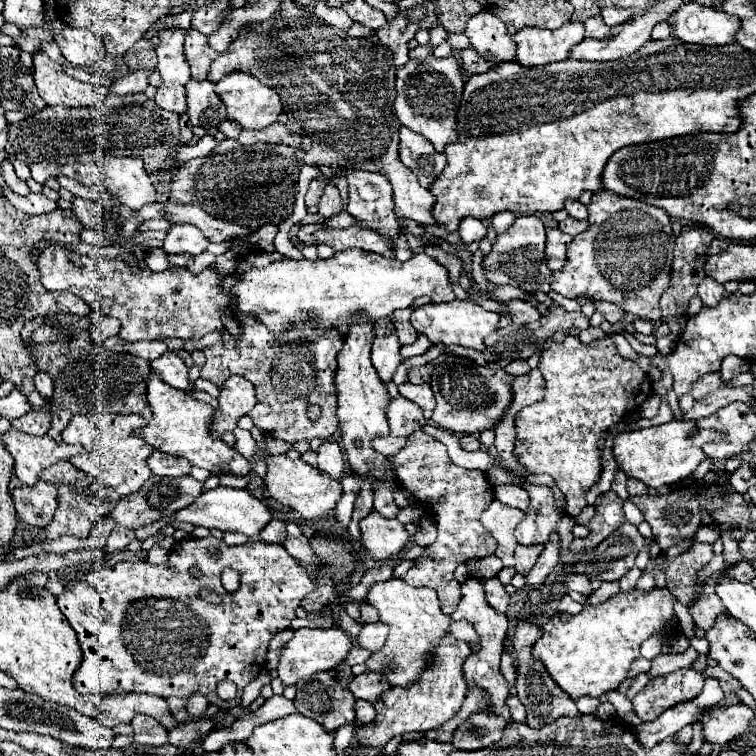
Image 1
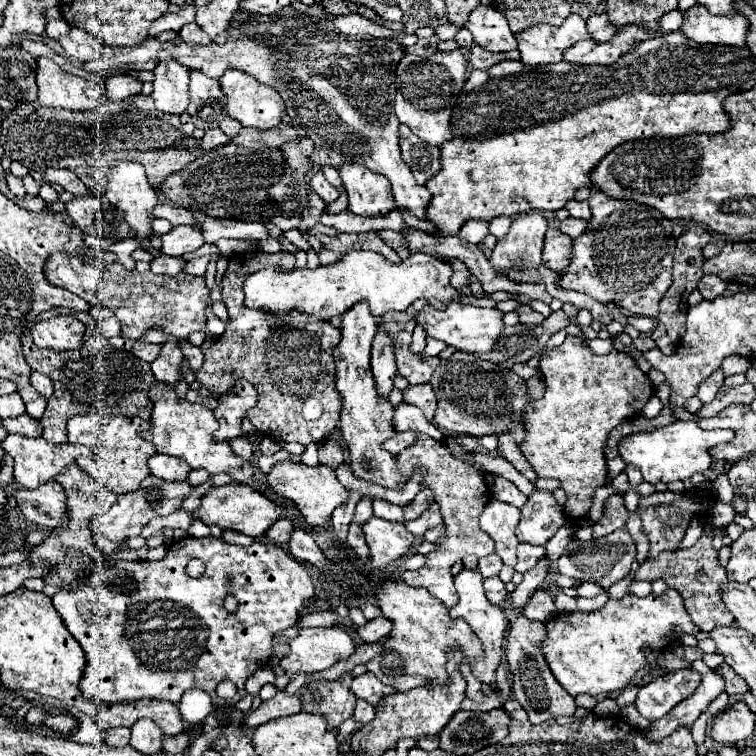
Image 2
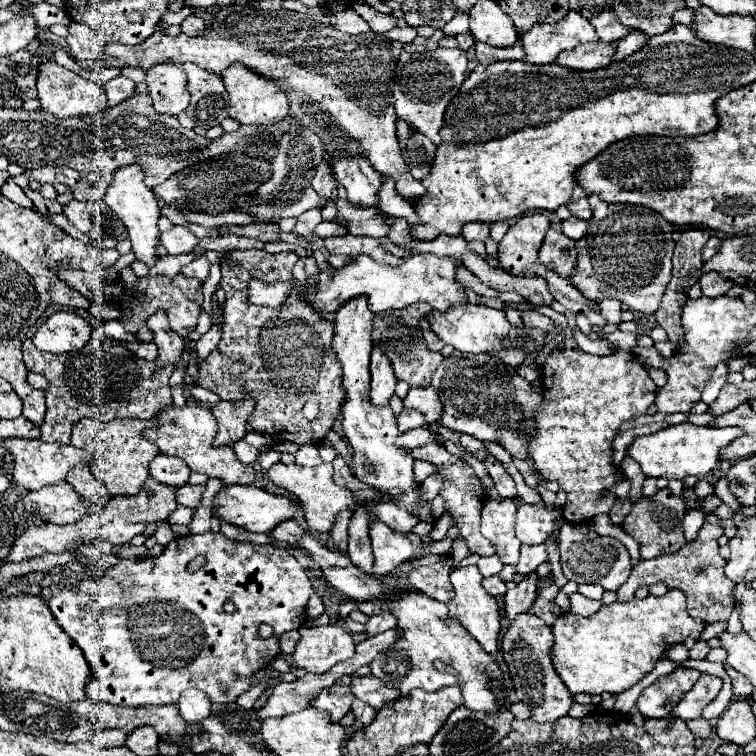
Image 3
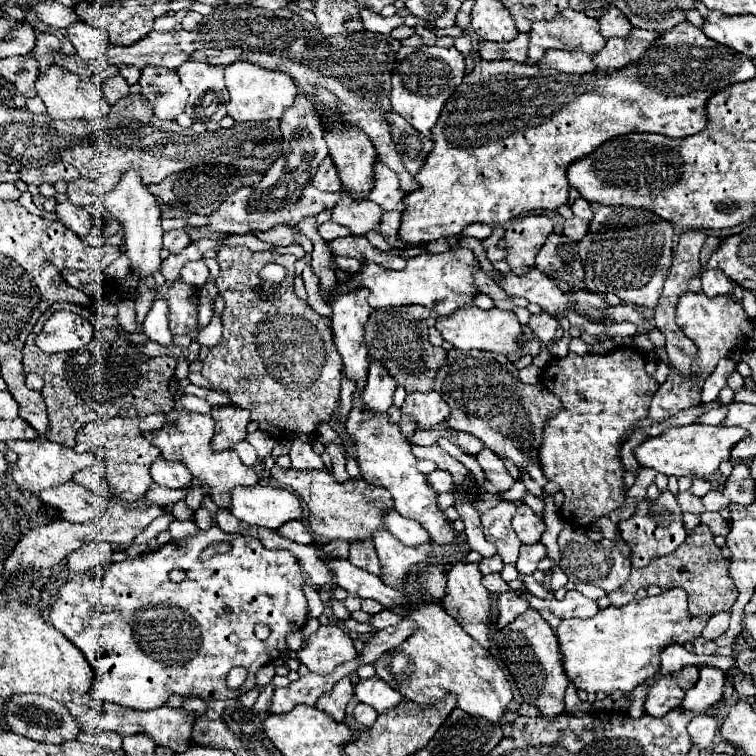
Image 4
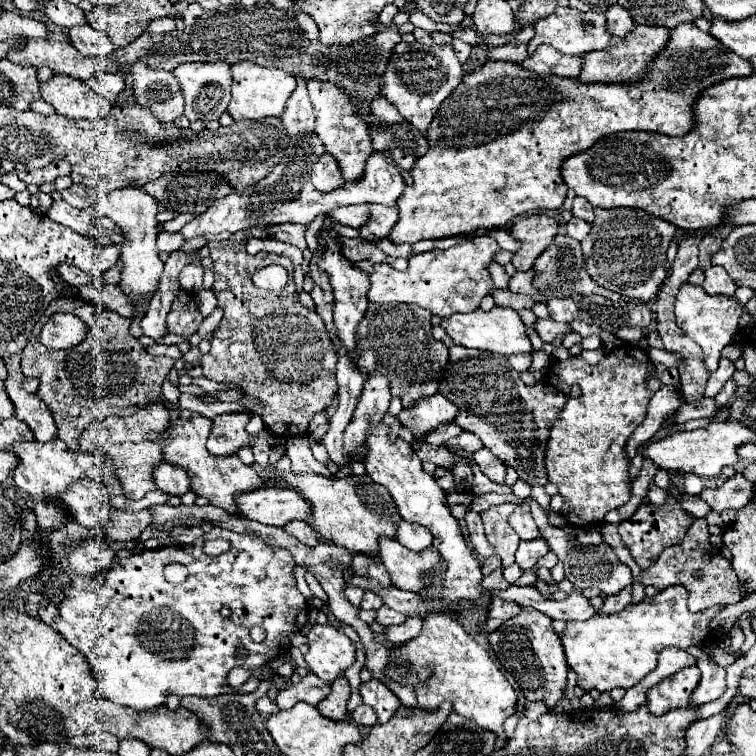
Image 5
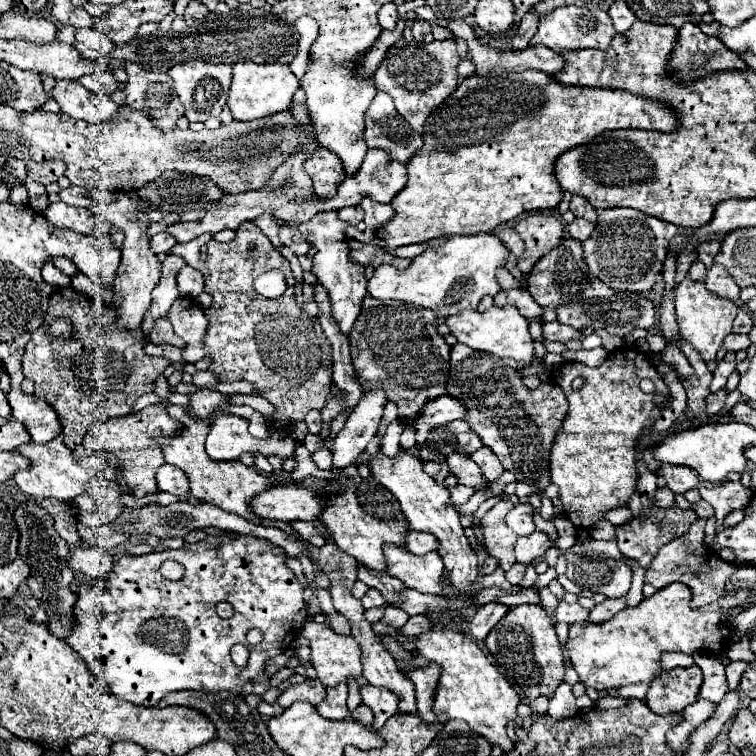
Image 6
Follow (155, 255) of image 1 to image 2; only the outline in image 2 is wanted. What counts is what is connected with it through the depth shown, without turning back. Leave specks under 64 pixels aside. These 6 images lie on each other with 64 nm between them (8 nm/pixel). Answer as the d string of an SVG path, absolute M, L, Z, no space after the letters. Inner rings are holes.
M160 254L150 262L150 270L152 272L180 272L184 268L184 264L186 262L180 258L170 258L166 254Z

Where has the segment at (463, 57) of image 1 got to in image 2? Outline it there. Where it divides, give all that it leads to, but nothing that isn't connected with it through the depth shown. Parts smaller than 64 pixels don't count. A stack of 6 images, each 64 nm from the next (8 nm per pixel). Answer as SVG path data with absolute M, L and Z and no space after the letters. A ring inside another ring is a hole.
M474 44L474 46L470 48L470 58L468 58L468 62L472 64L472 68L486 70L486 68L490 68L490 66L494 66L494 64L498 64L500 60L506 60L506 58L510 58L510 60L520 60L520 54L518 54L516 50L504 52L504 54L494 54L494 52L488 52L488 50L484 50L484 48L480 48L480 46Z

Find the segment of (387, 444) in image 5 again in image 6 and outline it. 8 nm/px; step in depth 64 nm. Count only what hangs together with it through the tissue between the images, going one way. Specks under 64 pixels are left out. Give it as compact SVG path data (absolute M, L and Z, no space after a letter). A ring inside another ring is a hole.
M400 448L398 456L384 456L384 454L374 454L370 456L368 462L372 476L386 486L394 498L400 502L400 508L406 516L406 520L410 522L410 526L414 530L424 530L430 532L438 538L438 554L444 560L444 566L448 570L448 580L450 586L462 594L470 594L472 584L476 582L478 574L480 574L480 564L476 558L476 552L470 548L466 536L464 536L464 528L460 524L460 516L454 510L452 502L450 502L450 494L444 486L436 484L436 480L432 476L428 476L422 470L422 462L418 460L416 454L408 454L406 450Z

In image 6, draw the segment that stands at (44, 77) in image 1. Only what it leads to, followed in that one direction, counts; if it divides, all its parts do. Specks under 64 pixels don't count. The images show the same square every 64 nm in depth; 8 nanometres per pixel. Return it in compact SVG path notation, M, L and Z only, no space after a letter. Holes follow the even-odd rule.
M56 80L54 88L50 90L50 98L54 98L60 110L70 118L86 120L90 124L106 122L118 110L108 96L90 92L78 80Z

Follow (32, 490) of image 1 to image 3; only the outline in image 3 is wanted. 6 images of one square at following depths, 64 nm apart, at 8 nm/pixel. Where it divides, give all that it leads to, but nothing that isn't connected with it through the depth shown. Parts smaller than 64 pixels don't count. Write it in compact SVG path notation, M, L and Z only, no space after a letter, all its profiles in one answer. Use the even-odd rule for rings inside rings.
M66 482L26 492L22 498L24 508L32 516L50 524L72 524L88 512L86 506L80 502L80 496Z

